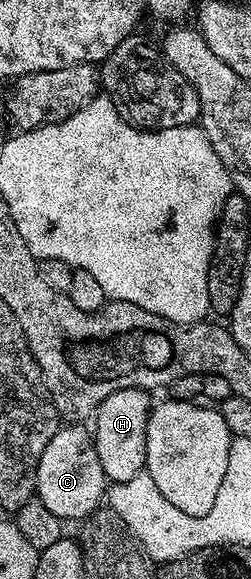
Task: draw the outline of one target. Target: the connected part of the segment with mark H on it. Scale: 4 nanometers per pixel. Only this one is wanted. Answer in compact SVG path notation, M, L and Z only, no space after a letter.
M144 389L112 391L112 395L108 395L108 399L104 399L95 411L92 434L107 482L127 481L145 470L148 419L152 408L150 397L151 394Z

